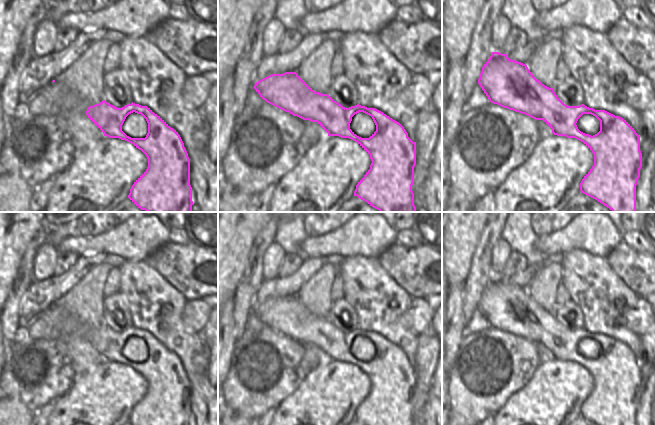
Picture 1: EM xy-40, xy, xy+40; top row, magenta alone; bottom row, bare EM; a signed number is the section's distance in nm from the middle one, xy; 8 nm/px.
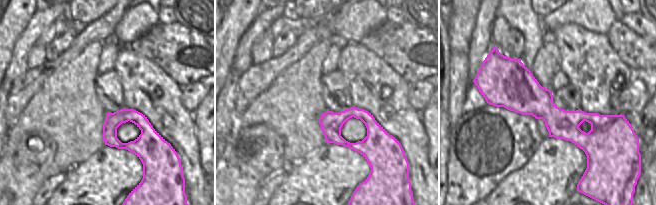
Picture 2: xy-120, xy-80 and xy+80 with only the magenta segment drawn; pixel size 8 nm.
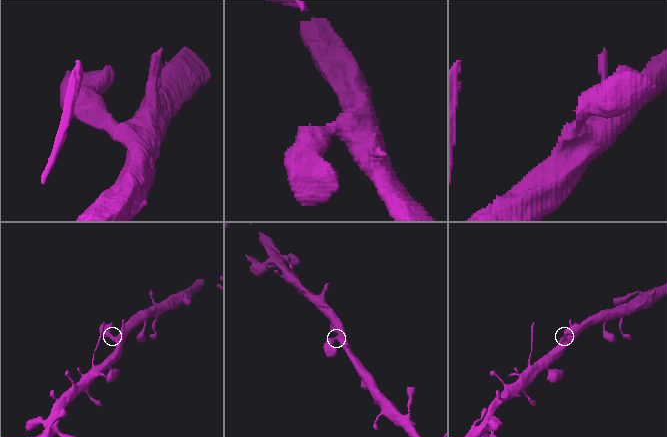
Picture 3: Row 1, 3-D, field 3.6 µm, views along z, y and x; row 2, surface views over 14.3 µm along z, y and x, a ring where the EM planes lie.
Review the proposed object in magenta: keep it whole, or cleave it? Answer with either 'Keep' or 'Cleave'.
Keep.

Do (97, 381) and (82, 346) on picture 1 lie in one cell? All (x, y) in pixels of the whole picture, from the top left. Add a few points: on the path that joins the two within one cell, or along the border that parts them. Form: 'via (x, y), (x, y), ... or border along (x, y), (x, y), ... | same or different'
border along (103, 359), (88, 371), (76, 376) | different

